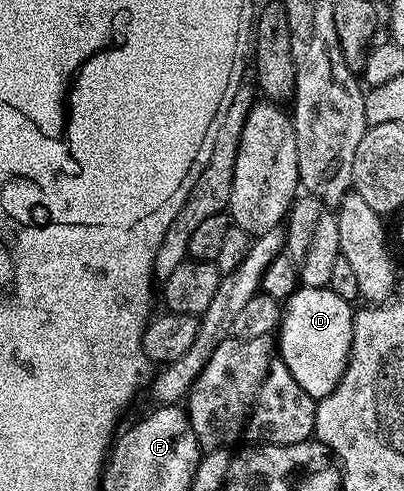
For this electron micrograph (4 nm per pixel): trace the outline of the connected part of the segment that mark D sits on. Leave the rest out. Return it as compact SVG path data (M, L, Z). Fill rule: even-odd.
M302 286L294 291L291 298L285 299L281 307L281 322L276 329L278 350L284 364L288 364L288 372L292 372L296 384L300 384L300 388L304 388L304 392L308 392L308 396L315 400L328 396L344 376L352 348L354 311L355 307L348 300L336 296L336 292L325 286Z

